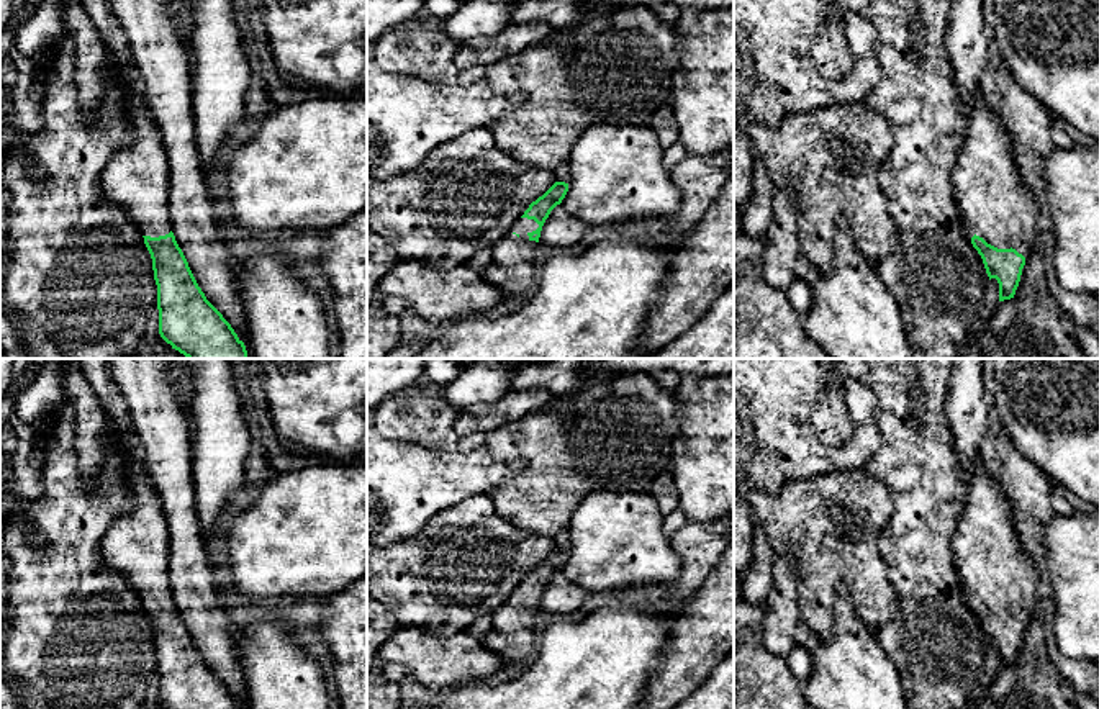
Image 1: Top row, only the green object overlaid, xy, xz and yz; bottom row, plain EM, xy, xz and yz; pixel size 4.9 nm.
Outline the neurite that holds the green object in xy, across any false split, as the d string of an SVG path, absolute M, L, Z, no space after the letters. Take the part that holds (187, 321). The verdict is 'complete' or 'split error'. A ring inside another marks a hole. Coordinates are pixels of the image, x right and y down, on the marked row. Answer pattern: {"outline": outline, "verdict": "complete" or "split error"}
{"outline": "M134 80L124 87L124 102L136 124L136 138L111 156L102 172L100 183L105 196L121 206L139 228L151 254L157 285L159 334L187 359L249 359L244 342L206 300L175 241L169 216L169 159Z", "verdict": "split error"}

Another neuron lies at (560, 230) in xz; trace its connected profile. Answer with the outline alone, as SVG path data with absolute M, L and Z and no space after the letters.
M557 205L545 219L539 242L554 247L570 247L585 239L588 224L572 216L562 205Z

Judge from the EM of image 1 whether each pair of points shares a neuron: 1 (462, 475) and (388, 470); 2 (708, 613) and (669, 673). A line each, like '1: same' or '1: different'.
1: same
2: same

